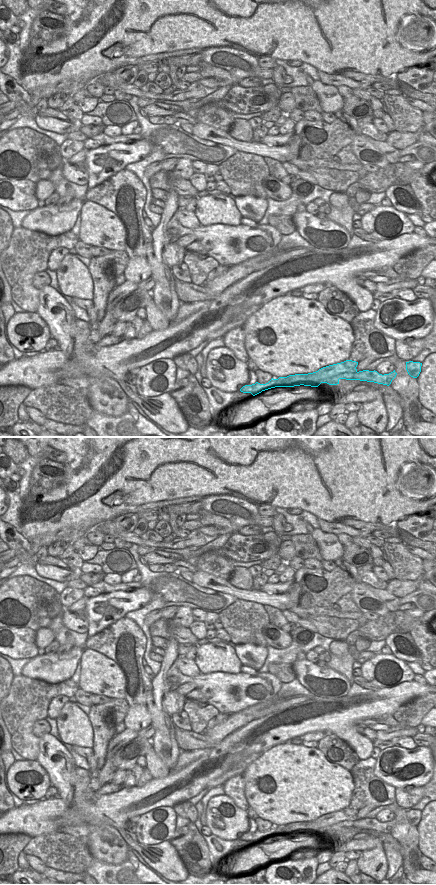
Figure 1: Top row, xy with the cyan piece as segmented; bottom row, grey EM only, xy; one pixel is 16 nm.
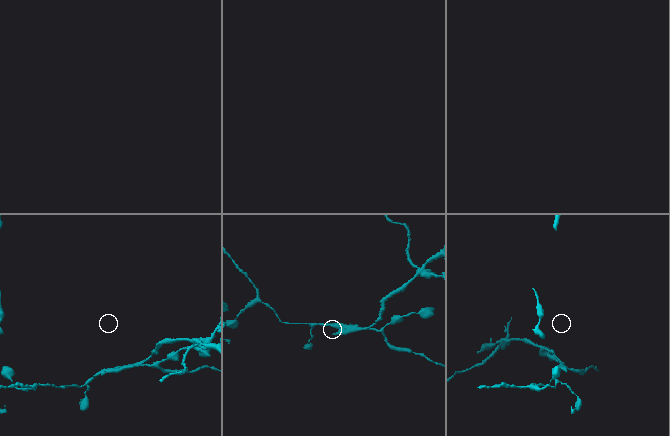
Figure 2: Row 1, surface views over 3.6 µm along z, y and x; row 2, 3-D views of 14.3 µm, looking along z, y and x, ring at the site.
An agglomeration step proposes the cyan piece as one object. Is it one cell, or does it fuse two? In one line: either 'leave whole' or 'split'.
split

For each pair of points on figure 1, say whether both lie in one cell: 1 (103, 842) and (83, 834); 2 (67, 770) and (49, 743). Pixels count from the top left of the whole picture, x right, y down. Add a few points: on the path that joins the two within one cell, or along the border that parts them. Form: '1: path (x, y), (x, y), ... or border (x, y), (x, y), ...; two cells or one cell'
1: border (87, 825), (88, 843); two cells
2: path (62, 763), (62, 756), (56, 750); one cell

